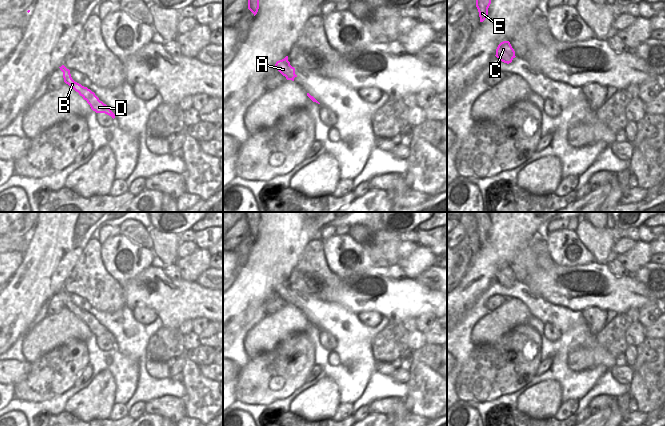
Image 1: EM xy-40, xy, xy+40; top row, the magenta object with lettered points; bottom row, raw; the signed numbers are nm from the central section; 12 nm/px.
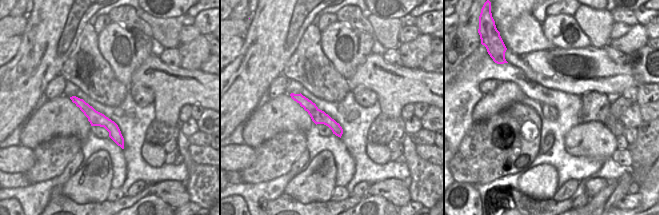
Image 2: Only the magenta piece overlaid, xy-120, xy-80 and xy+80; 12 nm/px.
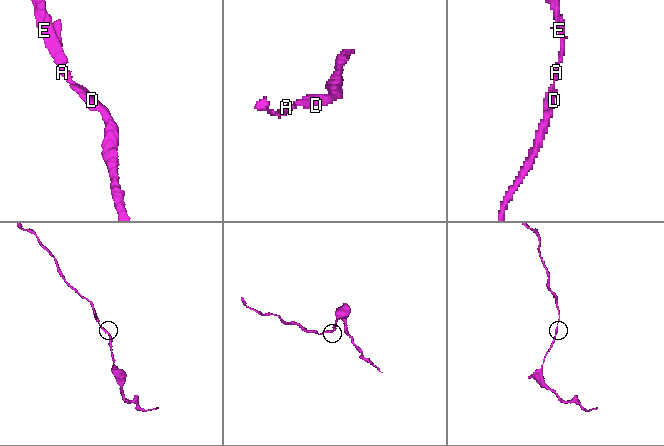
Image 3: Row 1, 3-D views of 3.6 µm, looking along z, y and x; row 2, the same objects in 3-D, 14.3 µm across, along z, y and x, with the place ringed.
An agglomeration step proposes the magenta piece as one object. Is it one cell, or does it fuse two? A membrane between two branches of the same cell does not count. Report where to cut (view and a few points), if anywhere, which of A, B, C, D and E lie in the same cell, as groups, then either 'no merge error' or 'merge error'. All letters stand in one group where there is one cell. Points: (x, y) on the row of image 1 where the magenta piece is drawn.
cut none; groups A B C D E; no merge error

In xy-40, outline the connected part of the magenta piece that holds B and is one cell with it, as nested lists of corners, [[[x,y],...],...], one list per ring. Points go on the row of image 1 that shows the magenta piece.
[[[64,65],[59,68],[63,72],[64,82],[73,88],[76,92],[78,92],[79,95],[87,101],[93,111],[96,113],[105,113],[111,116],[113,119],[115,118],[115,114],[111,111],[111,109],[108,108],[107,105],[102,101],[100,101],[94,92],[72,79],[69,69],[67,69]]]

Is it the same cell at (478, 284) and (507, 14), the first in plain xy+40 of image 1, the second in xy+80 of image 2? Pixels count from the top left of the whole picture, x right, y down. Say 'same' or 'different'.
same

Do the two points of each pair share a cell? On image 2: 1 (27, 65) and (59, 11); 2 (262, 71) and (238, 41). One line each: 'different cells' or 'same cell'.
1: same cell
2: different cells

